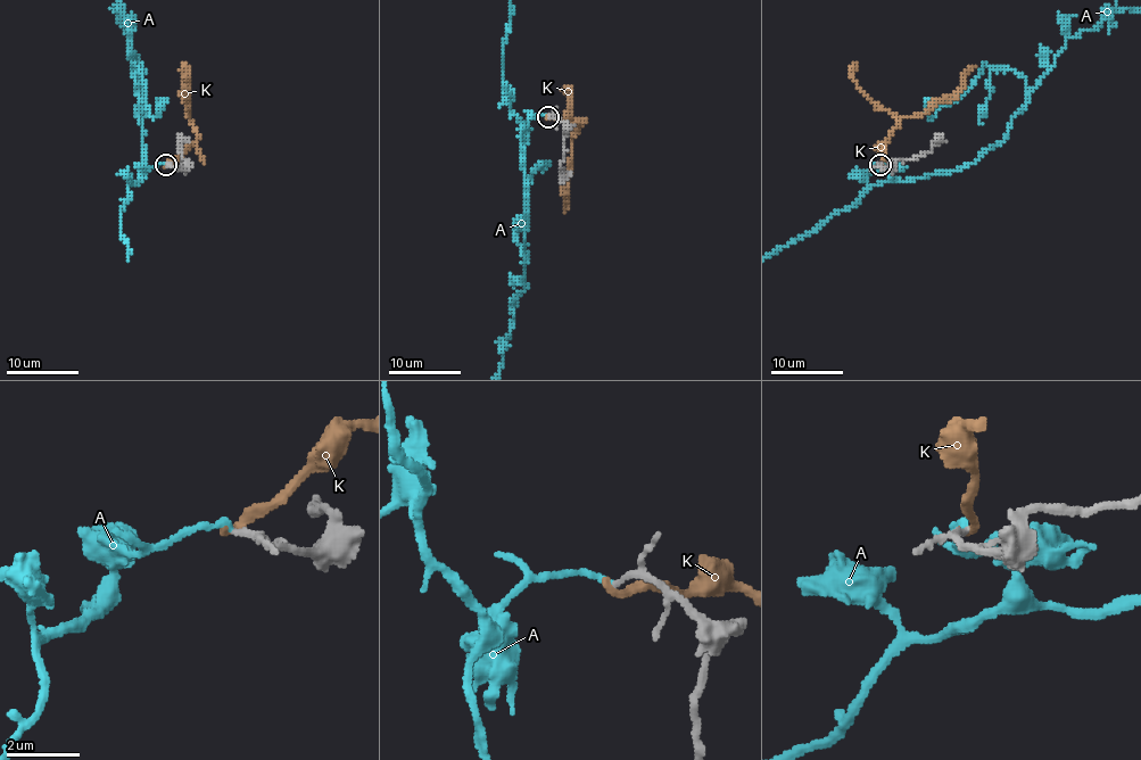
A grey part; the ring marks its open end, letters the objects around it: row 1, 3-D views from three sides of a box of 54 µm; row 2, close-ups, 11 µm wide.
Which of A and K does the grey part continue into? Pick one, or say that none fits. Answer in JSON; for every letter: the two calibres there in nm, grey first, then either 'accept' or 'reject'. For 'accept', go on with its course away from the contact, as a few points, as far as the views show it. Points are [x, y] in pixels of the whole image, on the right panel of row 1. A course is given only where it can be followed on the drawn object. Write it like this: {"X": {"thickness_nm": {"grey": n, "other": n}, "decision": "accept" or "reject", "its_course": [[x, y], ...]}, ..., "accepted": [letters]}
{"A": {"thickness_nm": {"grey": 130, "other": 180}, "decision": "accept"}, "K": {"thickness_nm": {"grey": 130, "other": 240}, "decision": "reject"}, "accepted": ["A"]}

